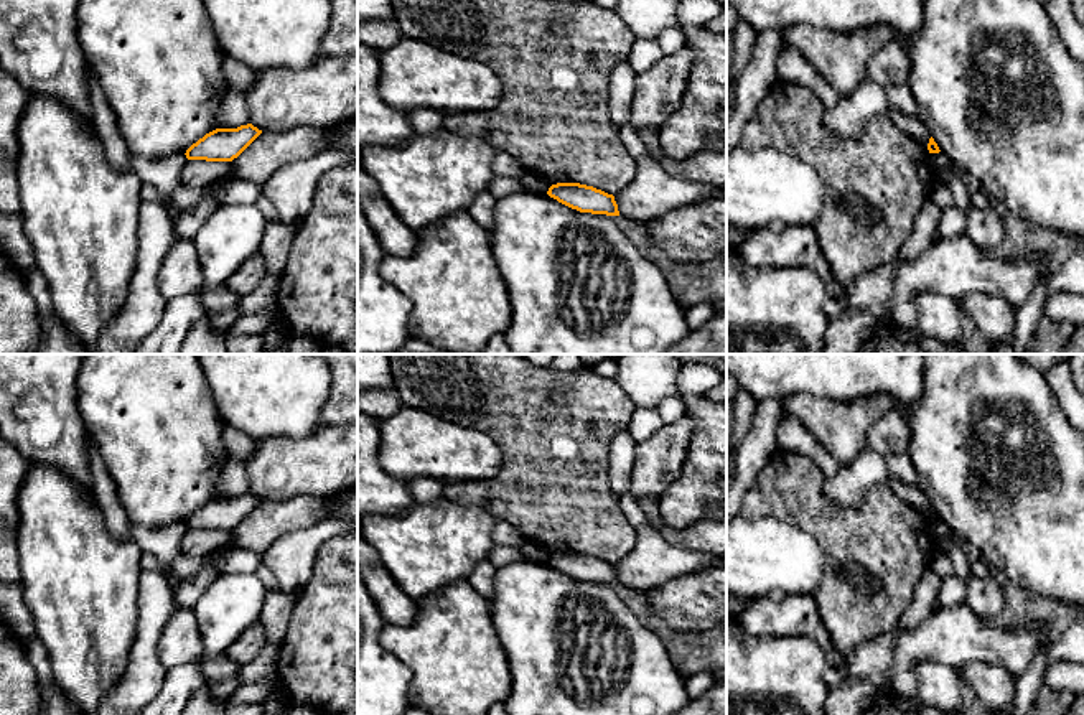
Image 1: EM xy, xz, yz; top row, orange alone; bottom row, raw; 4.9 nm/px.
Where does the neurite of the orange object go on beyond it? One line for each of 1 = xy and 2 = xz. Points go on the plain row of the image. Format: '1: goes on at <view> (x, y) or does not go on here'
1: does not go on here
2: does not go on here

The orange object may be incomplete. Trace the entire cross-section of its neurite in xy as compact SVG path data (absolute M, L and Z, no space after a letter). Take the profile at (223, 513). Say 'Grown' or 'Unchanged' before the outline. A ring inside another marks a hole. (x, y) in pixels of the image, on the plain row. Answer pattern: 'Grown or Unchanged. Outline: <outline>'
Unchanged. Outline: M252 493L237 498L216 498L193 512L185 524L188 529L232 530L260 502L262 499Z

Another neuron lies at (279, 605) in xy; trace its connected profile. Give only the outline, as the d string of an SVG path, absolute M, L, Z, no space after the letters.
M267 590L265 605L259 623L264 628L267 644L280 646L295 606L295 595L278 590Z

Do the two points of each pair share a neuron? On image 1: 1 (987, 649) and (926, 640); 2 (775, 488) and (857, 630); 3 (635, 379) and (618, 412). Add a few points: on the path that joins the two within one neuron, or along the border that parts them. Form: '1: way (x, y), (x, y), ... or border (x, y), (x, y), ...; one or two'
1: way (972, 640), (941, 640); one
2: way (812, 514), (857, 559), (857, 592); one
3: border (615, 379), (636, 407); two

